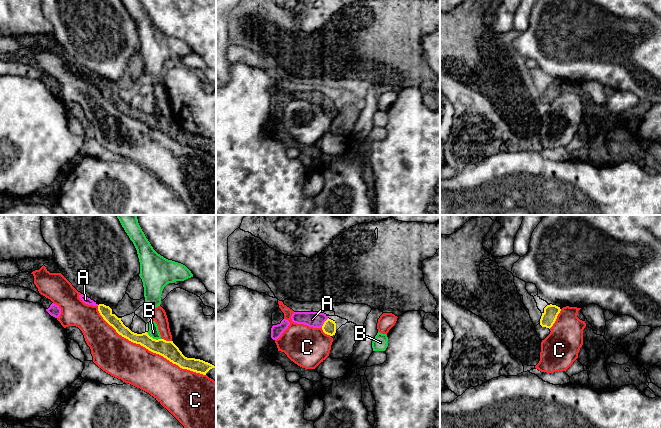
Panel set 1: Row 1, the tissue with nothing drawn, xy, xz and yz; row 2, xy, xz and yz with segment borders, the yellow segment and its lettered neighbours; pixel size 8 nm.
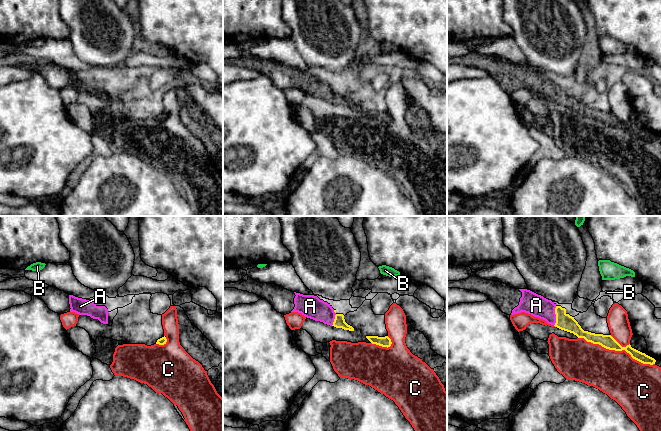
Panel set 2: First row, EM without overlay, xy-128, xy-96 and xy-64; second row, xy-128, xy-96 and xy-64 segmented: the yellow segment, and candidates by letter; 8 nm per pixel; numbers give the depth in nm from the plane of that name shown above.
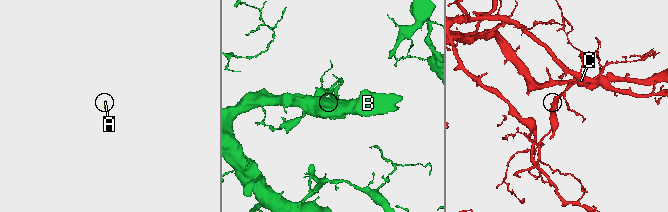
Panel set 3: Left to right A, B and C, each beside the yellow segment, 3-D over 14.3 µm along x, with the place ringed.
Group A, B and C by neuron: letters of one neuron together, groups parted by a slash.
A / B / C

